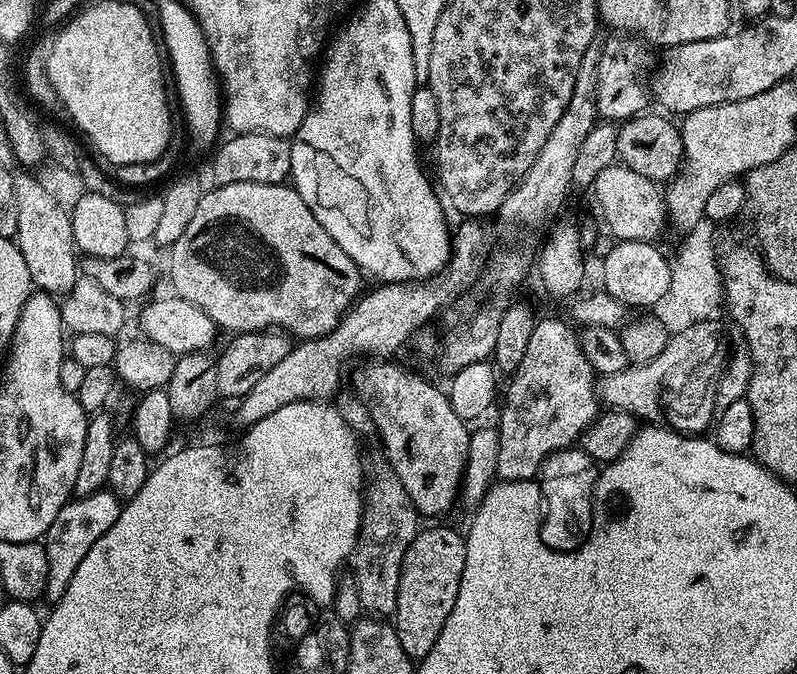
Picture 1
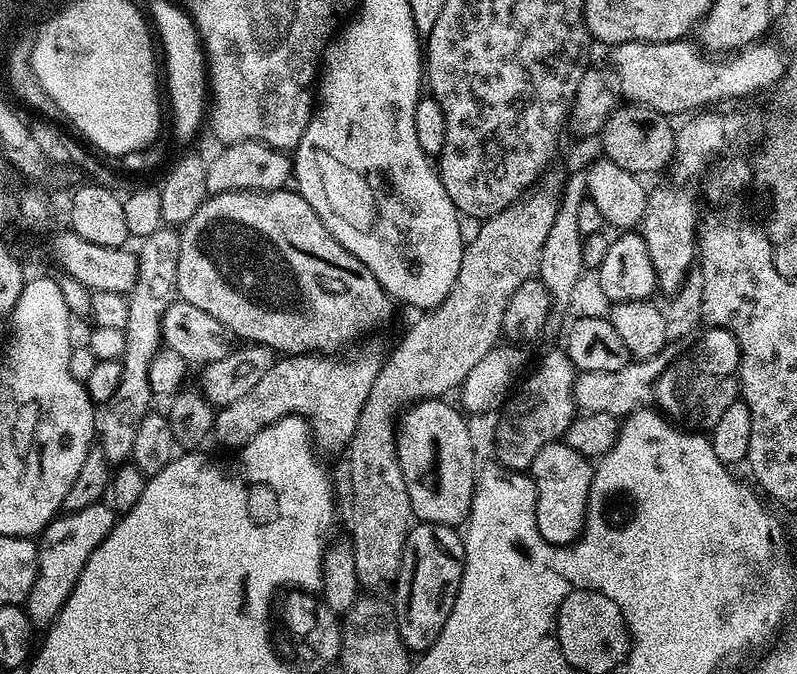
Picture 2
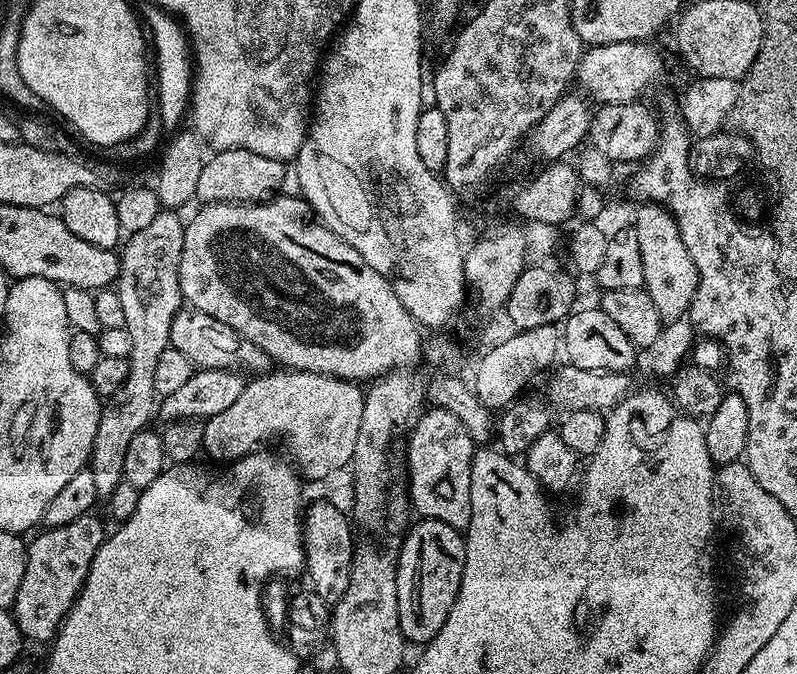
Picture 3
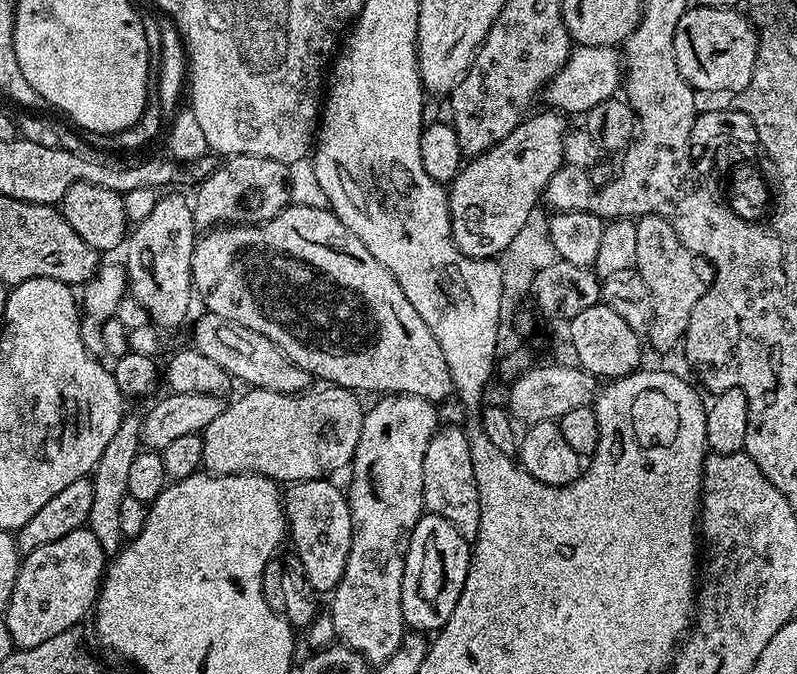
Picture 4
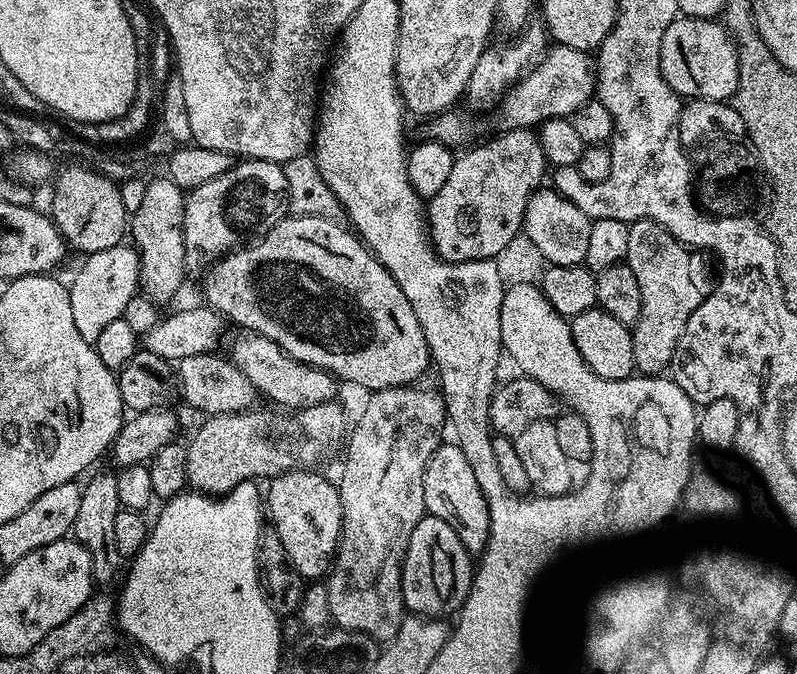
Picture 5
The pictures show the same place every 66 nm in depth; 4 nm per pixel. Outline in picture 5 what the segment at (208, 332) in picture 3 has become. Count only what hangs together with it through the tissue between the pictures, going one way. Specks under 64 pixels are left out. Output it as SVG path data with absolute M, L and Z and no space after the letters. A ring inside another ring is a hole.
M244 330L237 333L232 340L230 359L238 366L238 370L242 370L242 374L246 374L246 378L250 378L250 382L263 399L265 396L284 408L292 408L288 410L299 410L309 404L331 401L335 397L332 395L335 394L338 384L331 372L324 372L320 368L290 358L290 354L282 351L278 342L270 338L249 334Z

